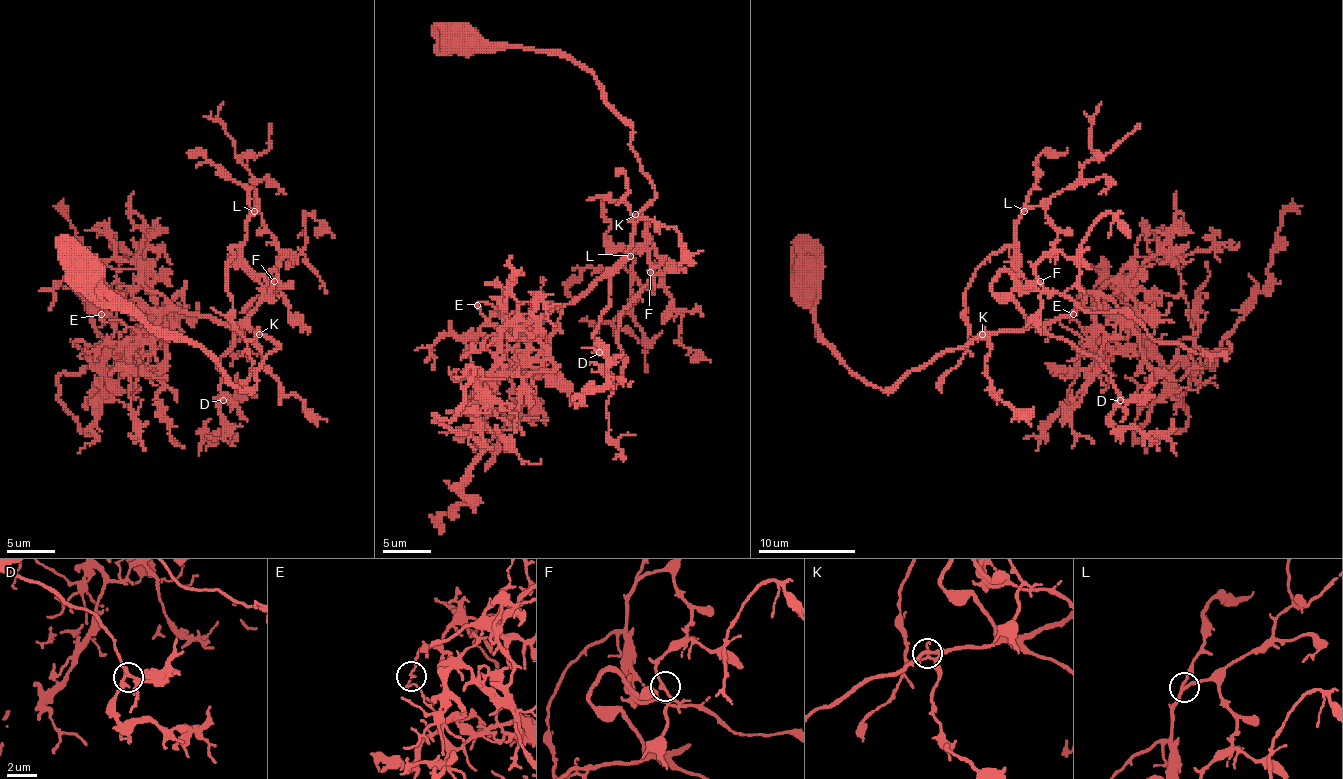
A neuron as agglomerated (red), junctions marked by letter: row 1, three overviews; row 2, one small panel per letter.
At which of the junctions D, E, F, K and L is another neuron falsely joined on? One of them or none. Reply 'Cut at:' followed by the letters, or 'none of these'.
Cut at: E

